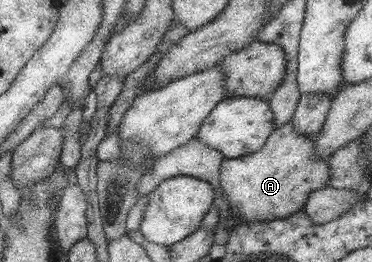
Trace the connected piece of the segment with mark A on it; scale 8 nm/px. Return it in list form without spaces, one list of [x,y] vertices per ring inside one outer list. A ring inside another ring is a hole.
[[[292,122],[275,127],[264,145],[254,153],[239,158],[224,158],[220,164],[220,185],[228,212],[238,221],[284,219],[302,210],[310,192],[329,185],[328,157],[315,158],[318,132],[297,134]]]

